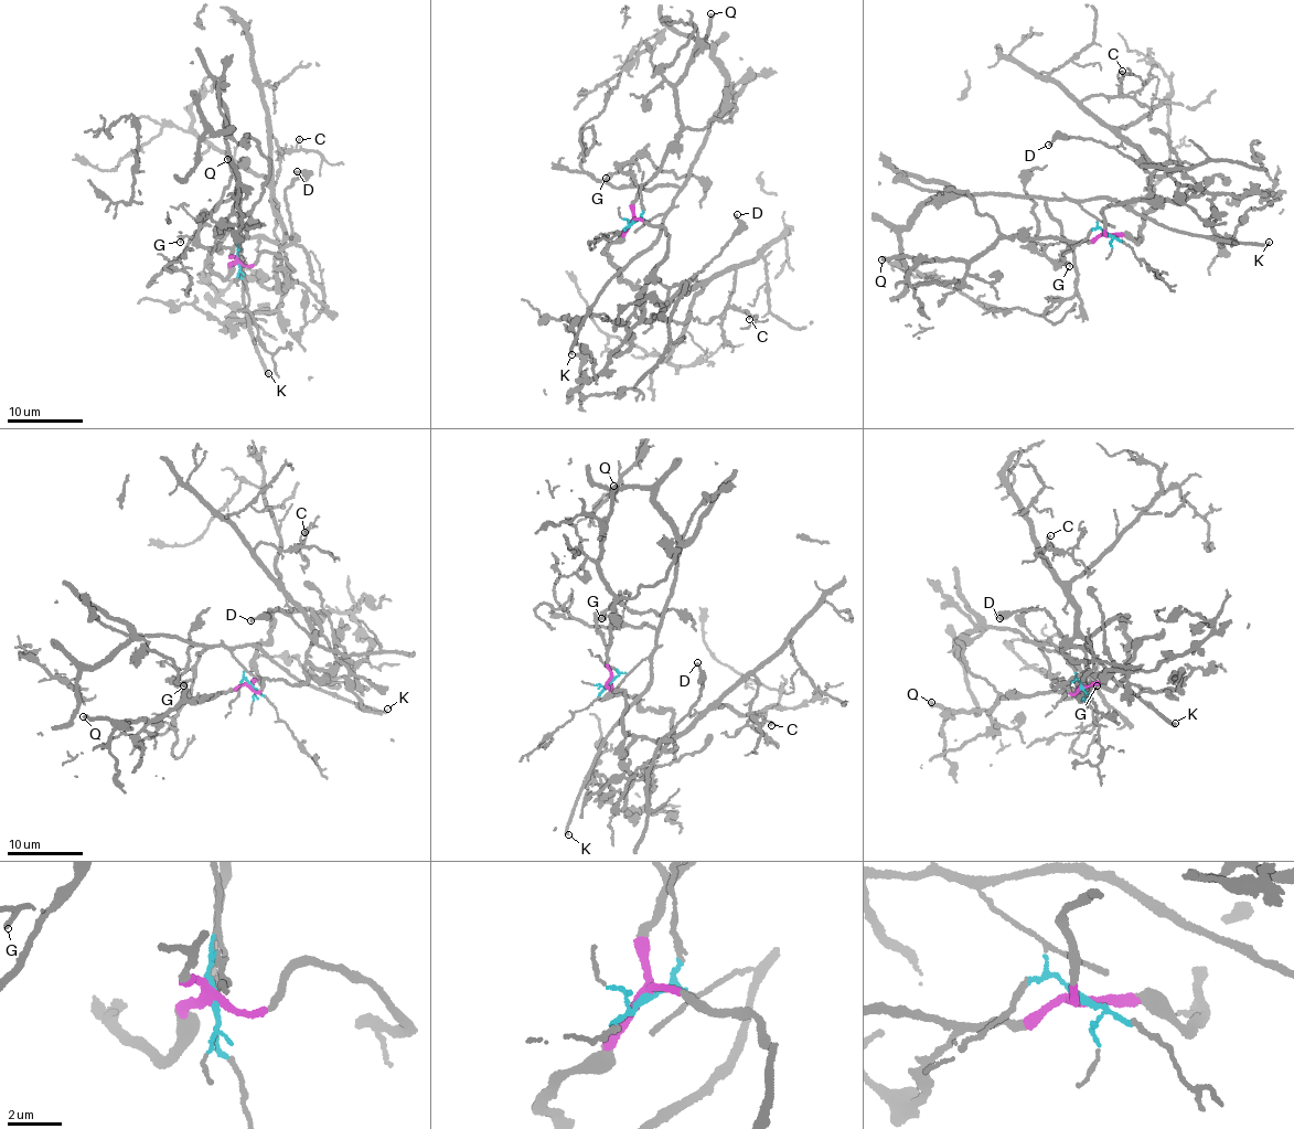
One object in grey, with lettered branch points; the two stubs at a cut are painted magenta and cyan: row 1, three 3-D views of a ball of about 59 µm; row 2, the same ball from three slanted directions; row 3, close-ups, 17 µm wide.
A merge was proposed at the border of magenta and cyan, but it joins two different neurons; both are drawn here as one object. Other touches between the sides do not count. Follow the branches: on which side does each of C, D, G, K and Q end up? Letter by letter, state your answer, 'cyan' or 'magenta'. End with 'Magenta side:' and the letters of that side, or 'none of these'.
C: magenta
D: magenta
G: magenta
K: cyan
Q: magenta
Magenta side: C, D, G, Q

